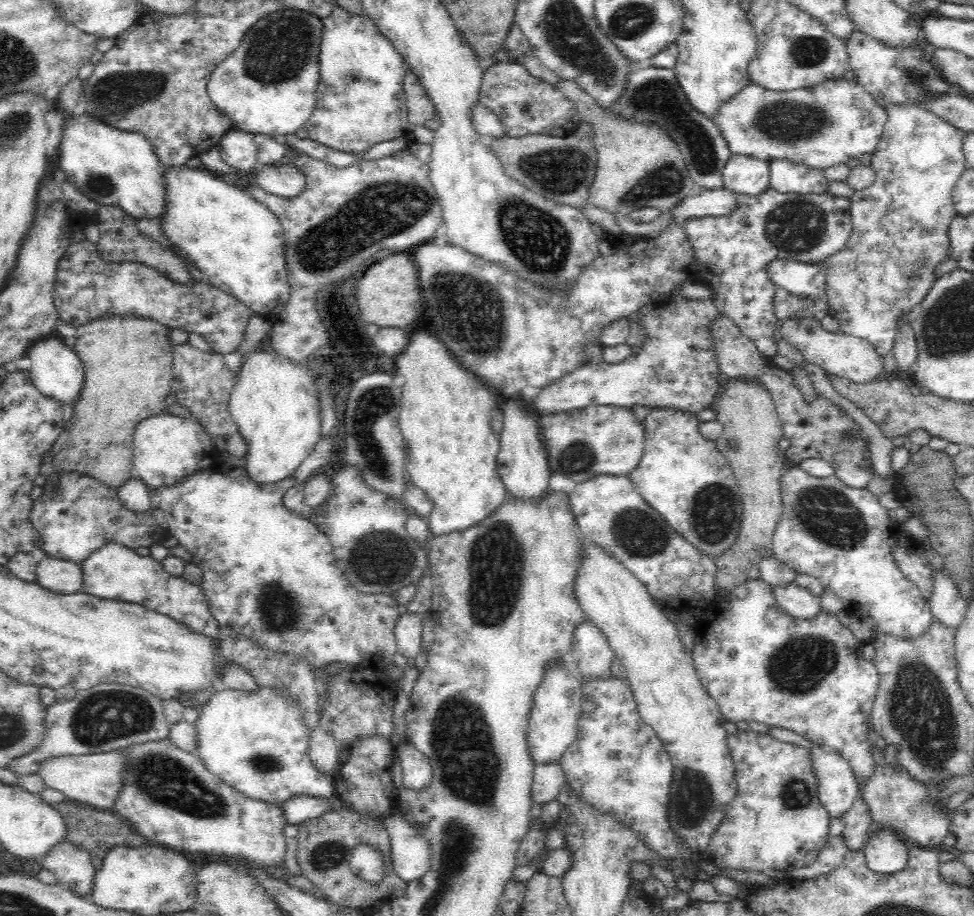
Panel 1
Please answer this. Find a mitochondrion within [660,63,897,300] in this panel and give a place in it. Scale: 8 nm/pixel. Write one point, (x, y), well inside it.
(796, 226)

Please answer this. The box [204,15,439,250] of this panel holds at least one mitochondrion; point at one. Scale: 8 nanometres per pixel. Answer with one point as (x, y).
(351, 76)

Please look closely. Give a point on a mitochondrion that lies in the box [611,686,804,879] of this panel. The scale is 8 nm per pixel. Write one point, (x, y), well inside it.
(694, 800)

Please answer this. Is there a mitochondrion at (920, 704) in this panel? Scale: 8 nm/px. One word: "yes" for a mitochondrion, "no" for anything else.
yes

